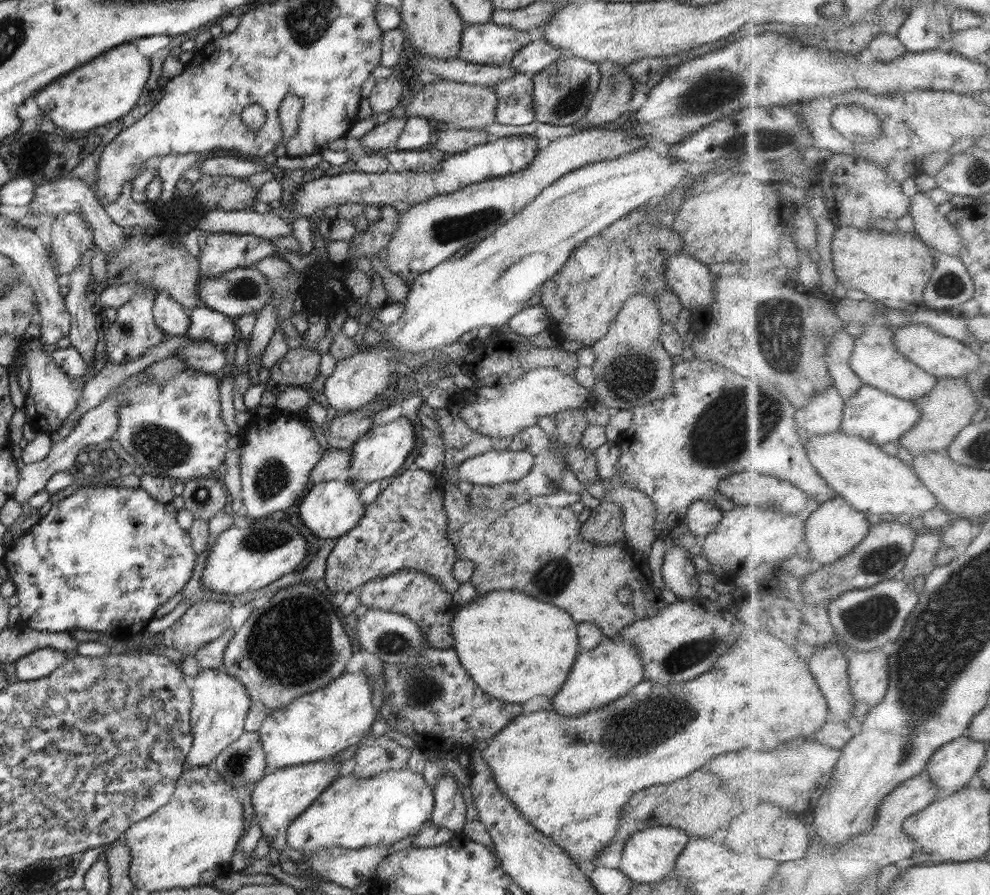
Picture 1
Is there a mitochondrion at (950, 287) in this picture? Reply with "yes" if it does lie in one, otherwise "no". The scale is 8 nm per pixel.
yes

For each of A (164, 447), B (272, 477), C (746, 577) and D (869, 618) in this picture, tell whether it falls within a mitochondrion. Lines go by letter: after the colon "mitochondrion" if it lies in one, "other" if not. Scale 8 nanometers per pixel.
A: mitochondrion
B: mitochondrion
C: other
D: mitochondrion

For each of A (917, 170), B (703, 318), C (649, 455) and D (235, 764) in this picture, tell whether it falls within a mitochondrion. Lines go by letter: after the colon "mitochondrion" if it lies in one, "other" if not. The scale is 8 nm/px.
A: other
B: other
C: other
D: mitochondrion

